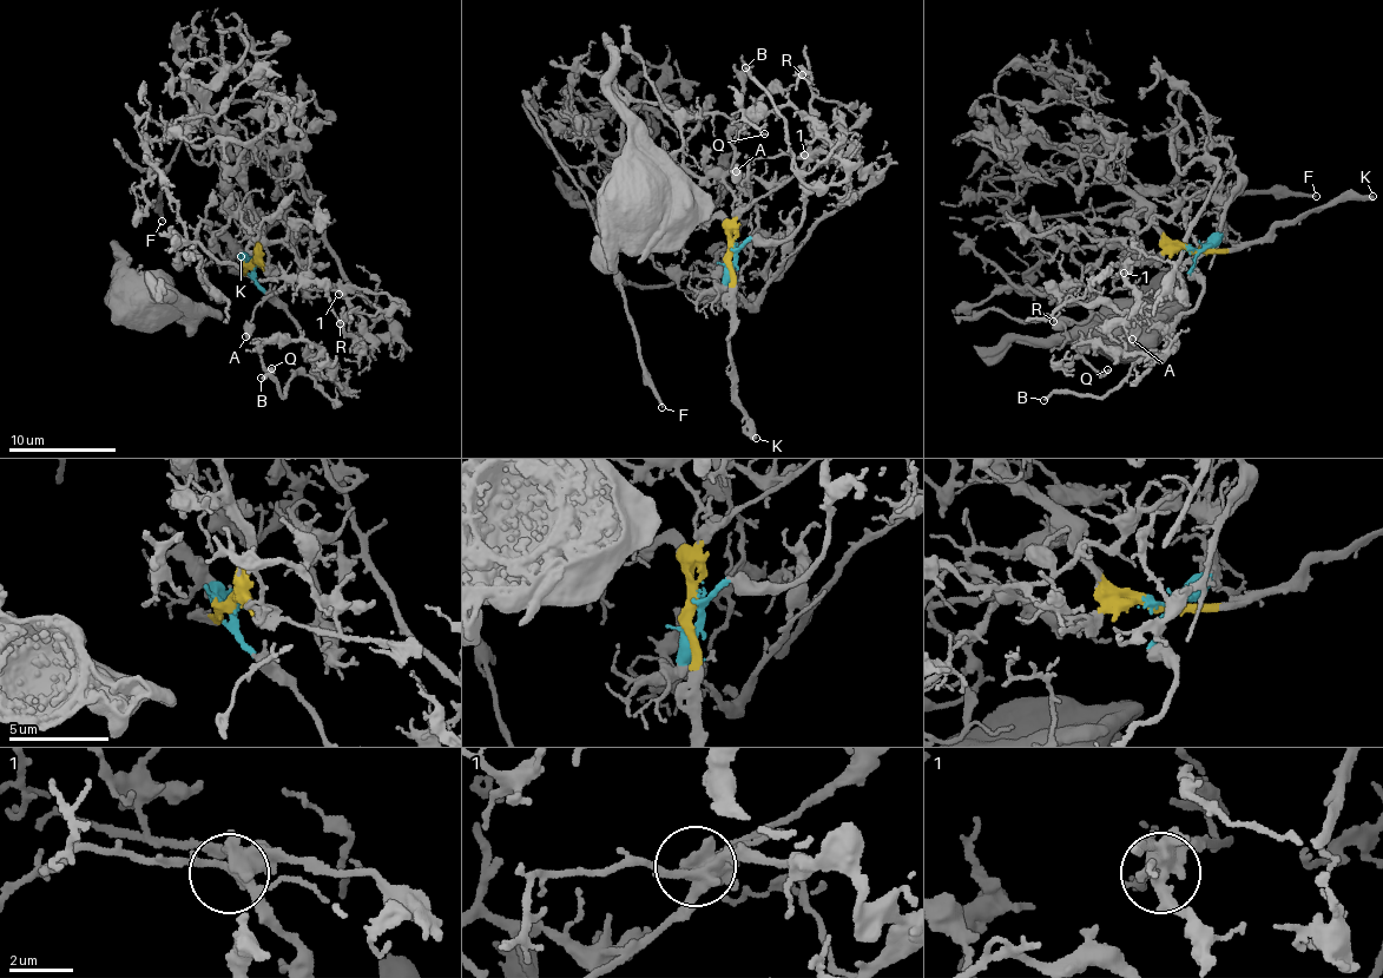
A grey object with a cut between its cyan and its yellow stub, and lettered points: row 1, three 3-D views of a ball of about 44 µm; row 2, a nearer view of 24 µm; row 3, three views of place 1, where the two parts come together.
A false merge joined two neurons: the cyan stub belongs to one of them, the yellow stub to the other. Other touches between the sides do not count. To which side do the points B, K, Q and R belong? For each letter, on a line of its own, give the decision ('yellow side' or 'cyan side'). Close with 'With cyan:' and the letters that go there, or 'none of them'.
B: cyan side
K: yellow side
Q: cyan side
R: cyan side
With cyan: B, Q, R

